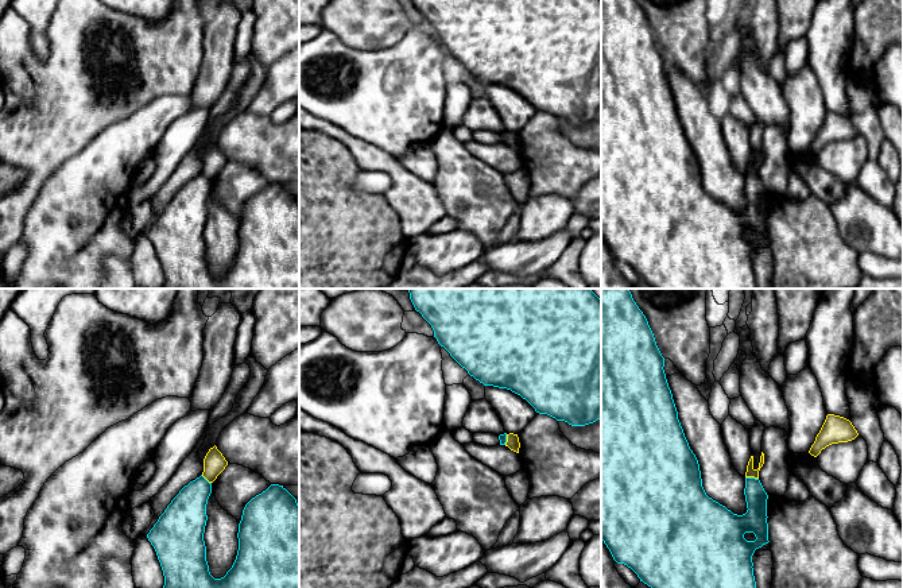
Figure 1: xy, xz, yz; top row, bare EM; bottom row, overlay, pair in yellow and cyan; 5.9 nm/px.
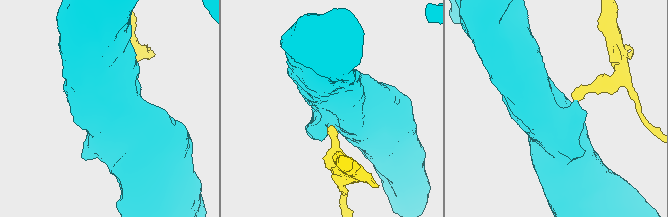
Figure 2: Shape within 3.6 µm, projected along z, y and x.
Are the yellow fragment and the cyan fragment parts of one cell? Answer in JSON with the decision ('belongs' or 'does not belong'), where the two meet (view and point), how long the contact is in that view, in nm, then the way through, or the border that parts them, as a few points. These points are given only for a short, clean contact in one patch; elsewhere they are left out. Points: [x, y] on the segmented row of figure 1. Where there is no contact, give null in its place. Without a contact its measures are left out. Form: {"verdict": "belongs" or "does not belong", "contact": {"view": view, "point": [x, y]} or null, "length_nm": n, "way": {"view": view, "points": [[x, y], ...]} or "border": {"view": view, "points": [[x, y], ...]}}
{"verdict": "does not belong", "contact": {"view": "yz", "point": [752, 476]}, "length_nm": 80, "border": {"view": "yz", "points": [[745, 476], [758, 479]]}}

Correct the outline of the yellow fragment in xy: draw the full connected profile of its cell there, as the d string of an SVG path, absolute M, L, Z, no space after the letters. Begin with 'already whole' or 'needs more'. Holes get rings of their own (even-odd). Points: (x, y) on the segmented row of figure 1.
already whole; M214 445L209 449L204 459L204 472L202 476L209 481L213 483L217 476L225 469L228 461L222 456L222 453Z

